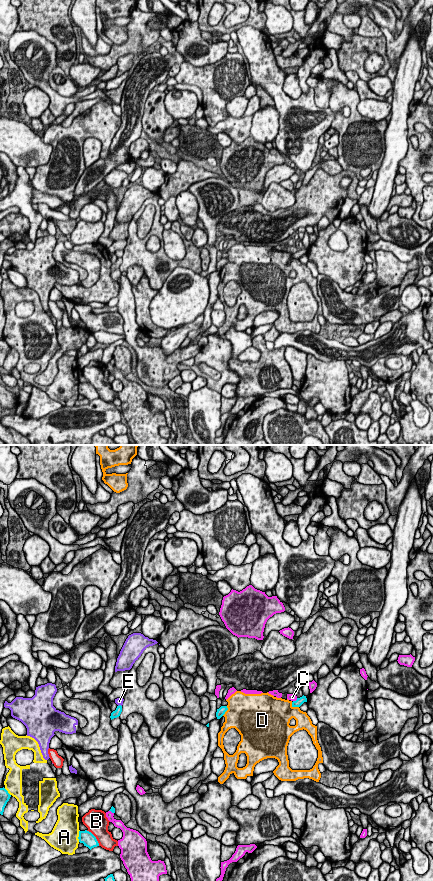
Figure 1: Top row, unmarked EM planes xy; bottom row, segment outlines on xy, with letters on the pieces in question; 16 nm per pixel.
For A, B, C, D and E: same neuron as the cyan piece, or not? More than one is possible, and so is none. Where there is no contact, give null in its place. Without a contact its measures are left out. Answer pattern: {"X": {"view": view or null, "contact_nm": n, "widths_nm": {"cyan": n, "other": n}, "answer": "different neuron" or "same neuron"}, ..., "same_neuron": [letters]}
{"A": {"view": "xy", "contact_nm": 190, "widths_nm": {"cyan": 220, "other": 440}, "answer": "different neuron"}, "B": {"view": "xy", "contact_nm": 340, "widths_nm": {"cyan": 220, "other": 360}, "answer": "different neuron"}, "C": {"view": "xy", "contact_nm": 100, "widths_nm": {"cyan": 120, "other": 120}, "answer": "different neuron"}, "D": {"view": "xy", "contact_nm": 150, "widths_nm": {"cyan": 120, "other": 420}, "answer": "different neuron"}, "E": {"view": "xy", "contact_nm": 70, "widths_nm": {"cyan": 120, "other": 130}, "answer": "different neuron"}, "same_neuron": []}

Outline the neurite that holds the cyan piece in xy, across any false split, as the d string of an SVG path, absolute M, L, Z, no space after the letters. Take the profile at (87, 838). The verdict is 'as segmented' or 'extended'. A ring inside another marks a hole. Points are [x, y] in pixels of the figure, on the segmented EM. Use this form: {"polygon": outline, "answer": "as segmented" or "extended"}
{"polygon": "M79 831L79 842L83 843L84 846L88 847L90 850L94 847L99 846L96 837L89 831Z", "answer": "as segmented"}

